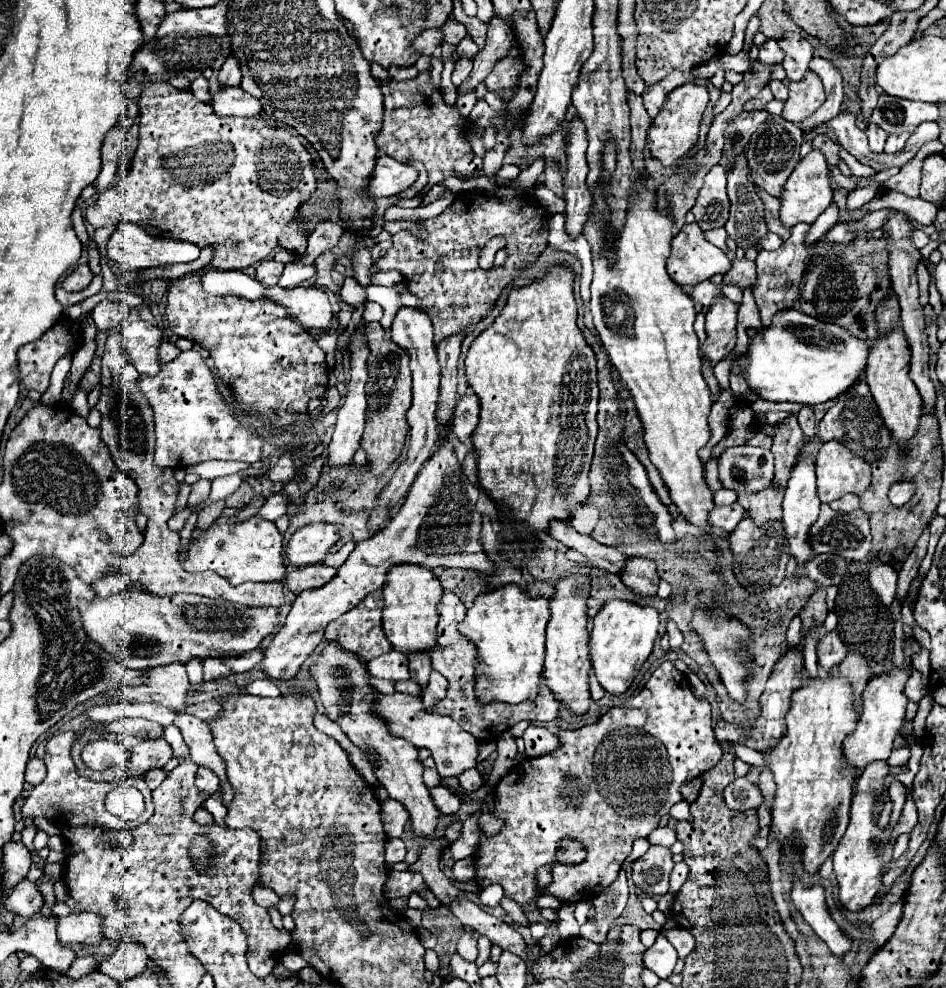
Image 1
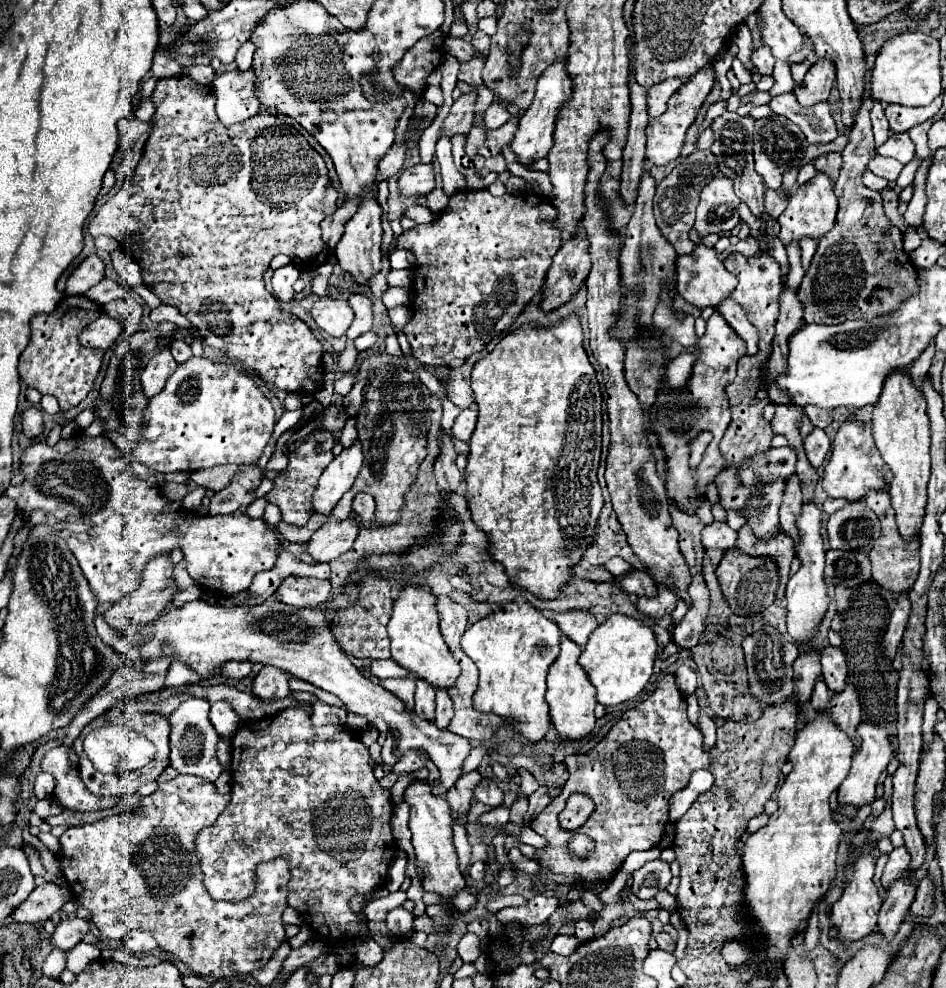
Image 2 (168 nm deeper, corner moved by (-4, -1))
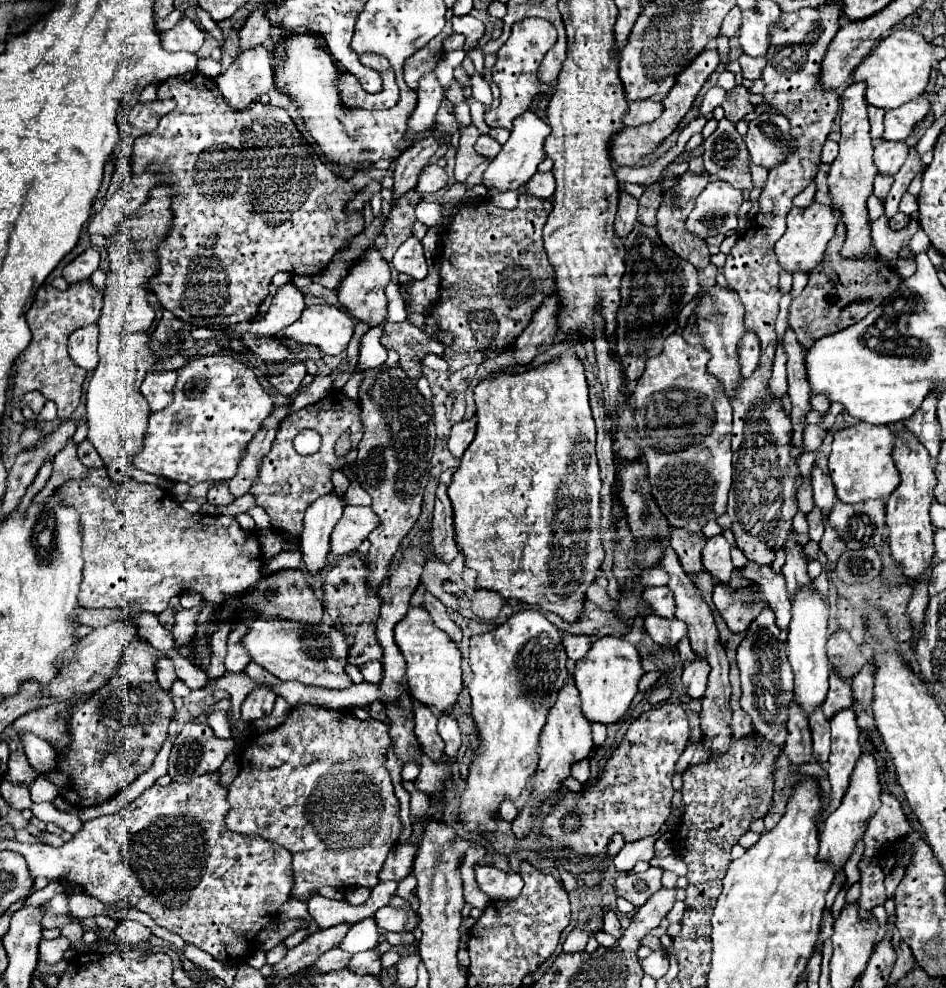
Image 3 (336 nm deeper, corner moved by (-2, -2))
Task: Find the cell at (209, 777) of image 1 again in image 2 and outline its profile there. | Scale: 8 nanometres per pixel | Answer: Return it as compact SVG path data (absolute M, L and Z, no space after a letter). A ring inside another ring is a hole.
M192 697L192 699L180 703L180 707L170 715L170 725L172 725L170 767L174 767L182 775L196 775L196 777L202 777L208 781L216 781L218 775L222 773L222 765L216 757L220 735L212 727L212 723L208 719L208 711L210 711L210 703L206 699Z

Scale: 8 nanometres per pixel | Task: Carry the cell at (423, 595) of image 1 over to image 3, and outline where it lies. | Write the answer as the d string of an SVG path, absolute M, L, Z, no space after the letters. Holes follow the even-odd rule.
M410 606L408 614L394 628L394 640L406 660L406 680L412 698L438 708L438 712L450 710L462 690L462 654L456 644L434 626L430 614L422 606Z

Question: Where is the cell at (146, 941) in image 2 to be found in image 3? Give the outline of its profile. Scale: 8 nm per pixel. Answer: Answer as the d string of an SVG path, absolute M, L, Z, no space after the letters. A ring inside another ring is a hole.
M122 920L116 928L116 934L124 944L146 944L152 938L150 928L134 920Z

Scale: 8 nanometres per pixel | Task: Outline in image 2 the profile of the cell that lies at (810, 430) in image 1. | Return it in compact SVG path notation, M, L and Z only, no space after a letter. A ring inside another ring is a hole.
M814 429L808 437L806 437L806 455L808 455L808 461L814 469L820 469L824 459L826 459L826 453L830 449L830 439L826 437L826 433L822 429Z

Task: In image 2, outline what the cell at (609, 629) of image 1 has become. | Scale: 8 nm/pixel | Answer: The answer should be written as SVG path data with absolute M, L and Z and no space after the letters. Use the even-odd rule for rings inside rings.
M616 613L610 621L596 627L580 653L578 663L596 687L596 701L604 707L612 707L634 699L646 687L656 661L656 651L658 645L650 627L642 625L638 619Z

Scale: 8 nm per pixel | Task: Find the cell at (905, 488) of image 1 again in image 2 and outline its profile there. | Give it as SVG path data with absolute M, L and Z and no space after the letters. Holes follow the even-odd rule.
M888 377L878 405L874 407L874 439L882 459L890 465L894 481L890 487L890 503L896 511L896 525L904 541L920 533L926 515L926 485L930 479L930 421L926 401L914 387L910 377Z

